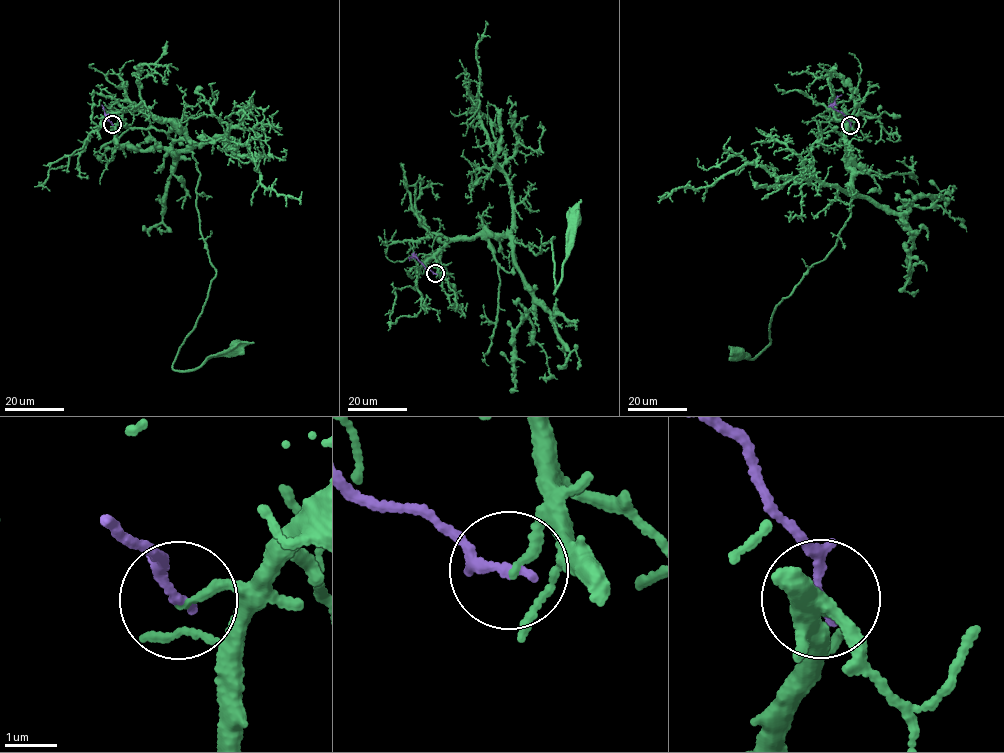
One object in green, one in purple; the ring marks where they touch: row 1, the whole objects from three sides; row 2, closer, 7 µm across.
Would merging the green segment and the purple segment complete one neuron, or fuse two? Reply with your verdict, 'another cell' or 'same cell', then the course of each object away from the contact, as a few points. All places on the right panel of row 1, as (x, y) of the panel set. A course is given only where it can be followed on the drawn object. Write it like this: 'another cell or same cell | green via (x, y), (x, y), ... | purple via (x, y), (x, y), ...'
another cell | green via (850, 125), (847, 117), (845, 139), (853, 196), (836, 245), (775, 306), (770, 345), (754, 358), (737, 351) | purple via (850, 125), (846, 117), (832, 105), (841, 95)

